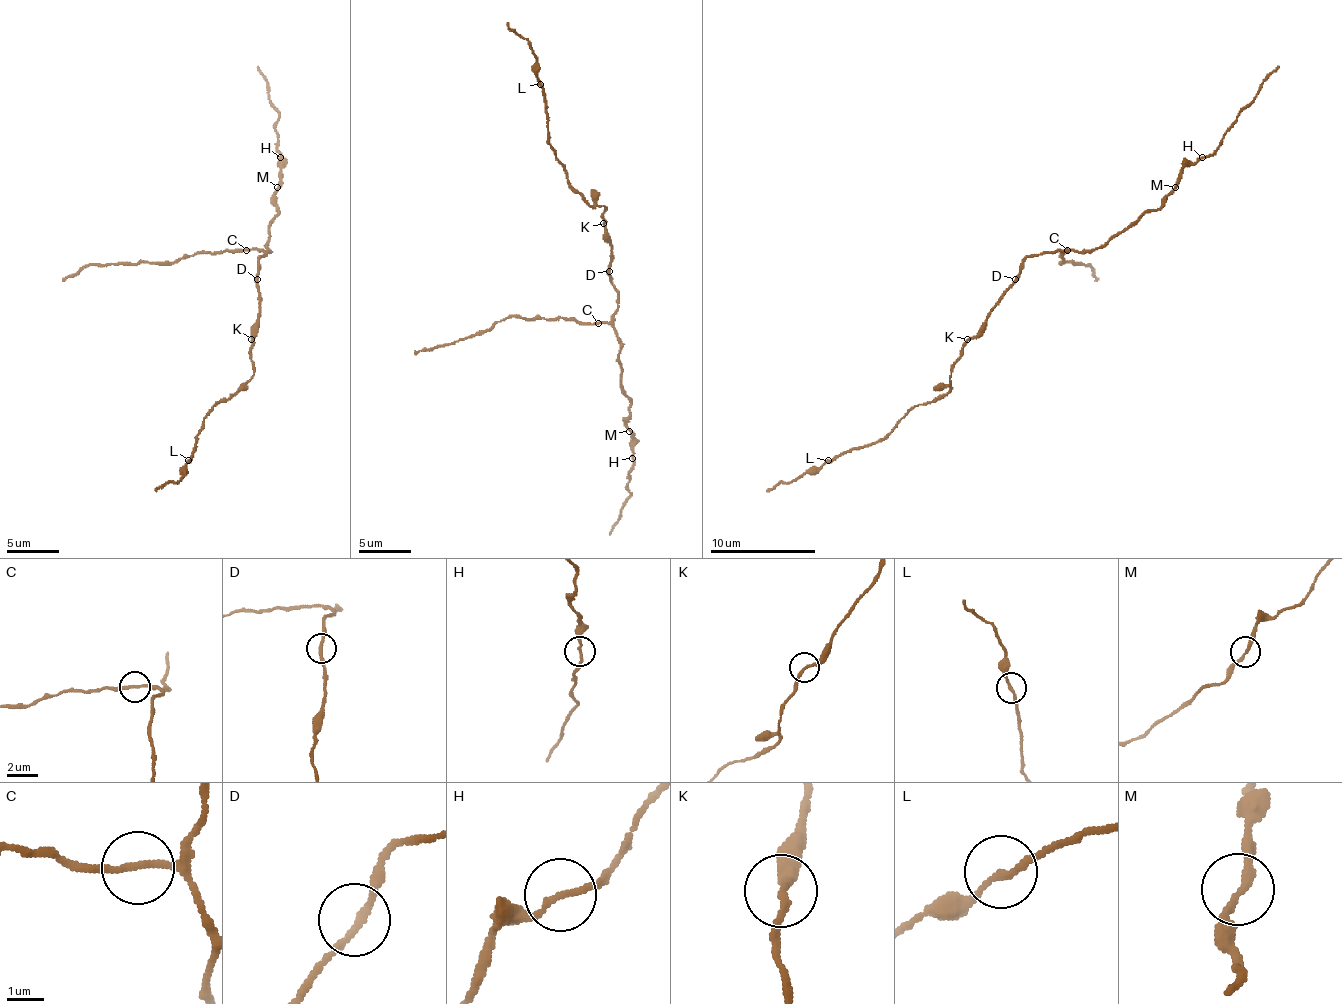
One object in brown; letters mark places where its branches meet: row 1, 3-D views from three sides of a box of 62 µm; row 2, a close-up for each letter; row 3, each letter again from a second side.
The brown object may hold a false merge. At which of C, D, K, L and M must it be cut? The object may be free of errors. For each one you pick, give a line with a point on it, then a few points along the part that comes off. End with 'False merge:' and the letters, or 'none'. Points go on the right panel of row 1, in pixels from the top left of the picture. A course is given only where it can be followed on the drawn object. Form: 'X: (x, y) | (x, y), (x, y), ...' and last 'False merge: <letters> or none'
False merge: none

